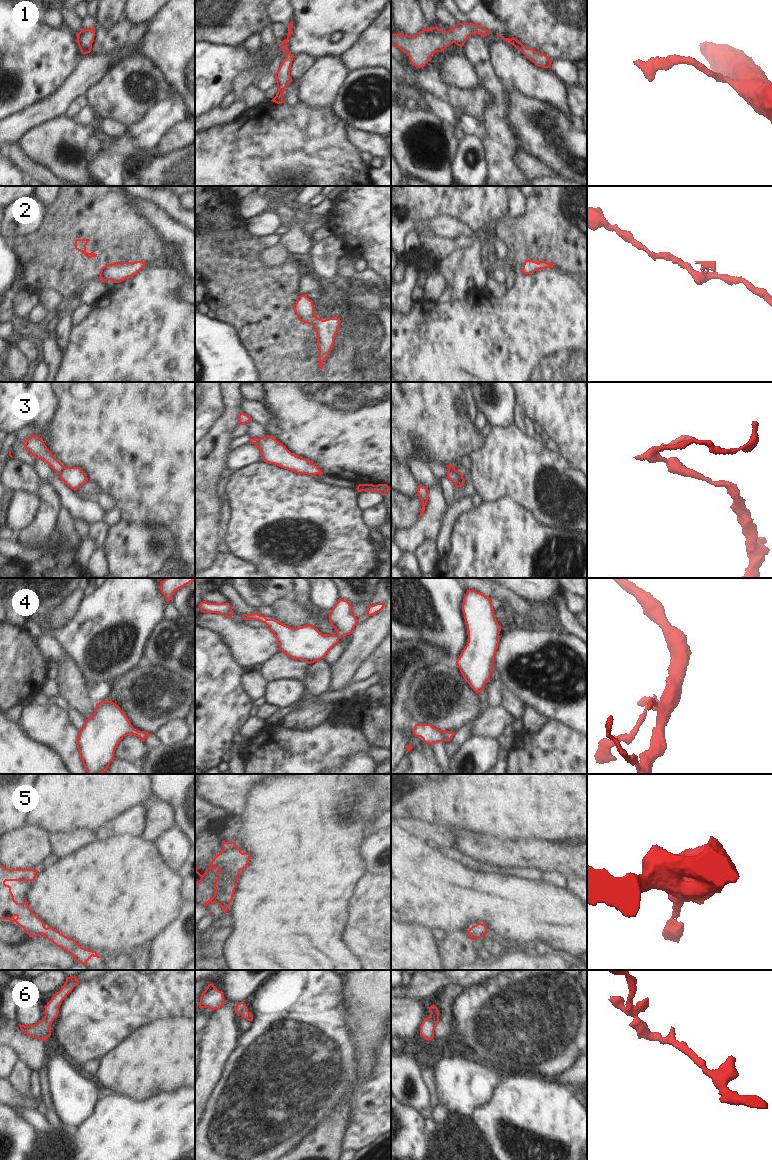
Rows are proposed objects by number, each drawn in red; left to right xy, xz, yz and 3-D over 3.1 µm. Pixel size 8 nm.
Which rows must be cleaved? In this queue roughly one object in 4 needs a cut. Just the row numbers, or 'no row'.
3

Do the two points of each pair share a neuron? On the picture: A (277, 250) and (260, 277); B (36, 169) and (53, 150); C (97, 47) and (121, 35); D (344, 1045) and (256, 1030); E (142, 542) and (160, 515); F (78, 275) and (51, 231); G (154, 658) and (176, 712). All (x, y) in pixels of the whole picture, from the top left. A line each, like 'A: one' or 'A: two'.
A: two
B: two
C: one
D: one
E: two
F: one
G: two

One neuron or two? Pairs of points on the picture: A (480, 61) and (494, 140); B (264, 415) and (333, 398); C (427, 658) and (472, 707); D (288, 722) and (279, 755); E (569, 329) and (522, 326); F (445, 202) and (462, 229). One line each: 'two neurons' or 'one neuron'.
A: one neuron
B: two neurons
C: two neurons
D: two neurons
E: one neuron
F: two neurons

